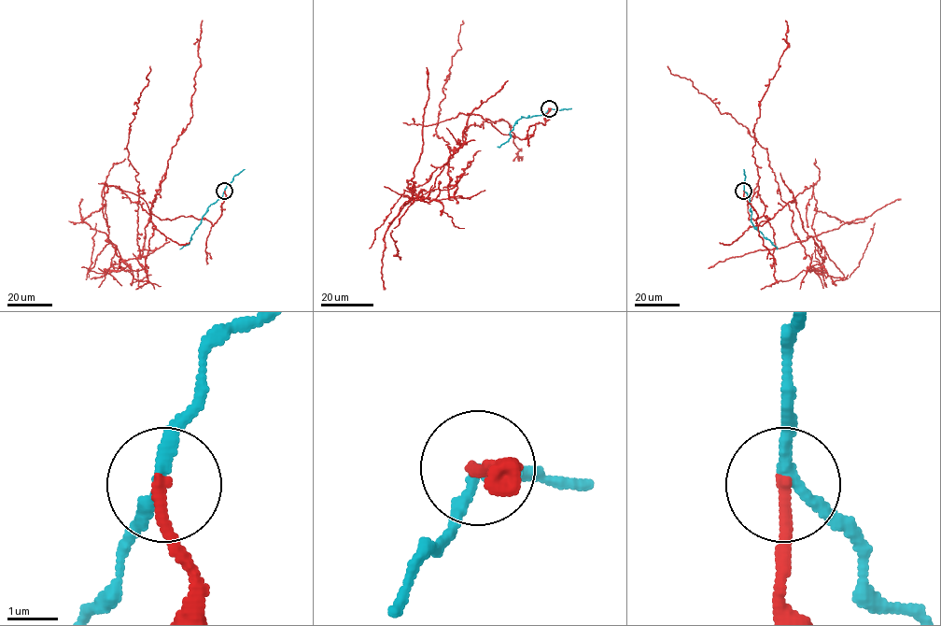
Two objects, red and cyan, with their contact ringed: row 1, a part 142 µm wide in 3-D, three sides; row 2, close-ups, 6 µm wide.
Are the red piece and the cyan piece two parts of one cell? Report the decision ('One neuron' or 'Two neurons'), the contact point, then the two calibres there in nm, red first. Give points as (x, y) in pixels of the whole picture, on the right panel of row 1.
Two neurons. Place: (743, 191). Thickness 260 nm (red) against 240 nm

